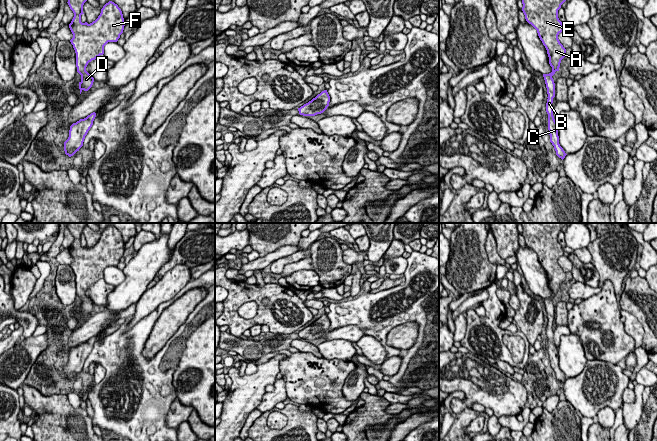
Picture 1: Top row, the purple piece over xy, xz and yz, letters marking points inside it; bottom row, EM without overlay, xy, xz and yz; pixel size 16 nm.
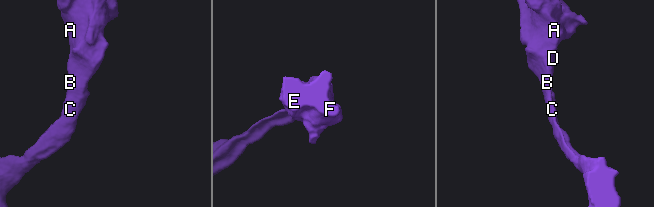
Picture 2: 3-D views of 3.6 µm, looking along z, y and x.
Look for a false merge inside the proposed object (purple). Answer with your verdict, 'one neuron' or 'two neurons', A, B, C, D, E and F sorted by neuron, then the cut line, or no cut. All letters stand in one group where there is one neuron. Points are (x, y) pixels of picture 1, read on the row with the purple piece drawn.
one neuron; A B C D E F; no cut

